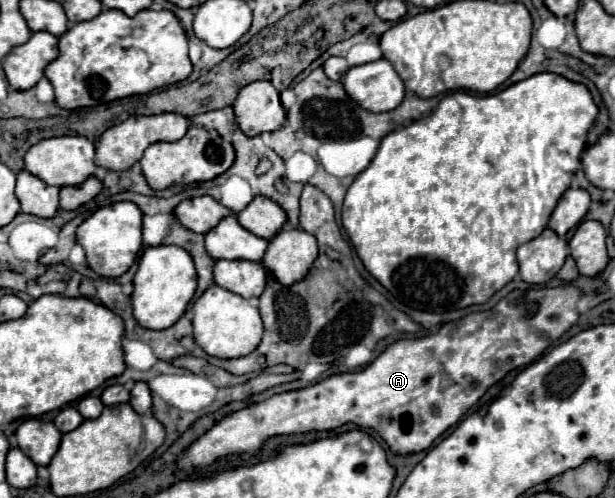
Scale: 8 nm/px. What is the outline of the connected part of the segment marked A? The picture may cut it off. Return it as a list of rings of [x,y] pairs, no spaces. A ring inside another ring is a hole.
[[[571,284],[557,288],[531,288],[525,292],[513,290],[505,298],[501,298],[495,308],[487,312],[473,312],[459,322],[445,324],[437,334],[417,340],[399,340],[391,344],[365,370],[353,374],[335,374],[309,388],[277,394],[265,402],[247,406],[227,416],[185,450],[185,454],[179,458],[179,468],[191,472],[199,466],[209,466],[217,458],[233,458],[241,452],[255,452],[265,438],[275,434],[303,434],[313,428],[335,430],[347,422],[353,422],[361,428],[373,428],[393,452],[409,454],[427,450],[447,428],[459,422],[463,414],[479,402],[479,398],[487,392],[489,386],[499,382],[507,372],[537,360],[553,340],[561,338],[571,326],[575,326],[579,320],[577,302],[581,298],[583,292]]]

